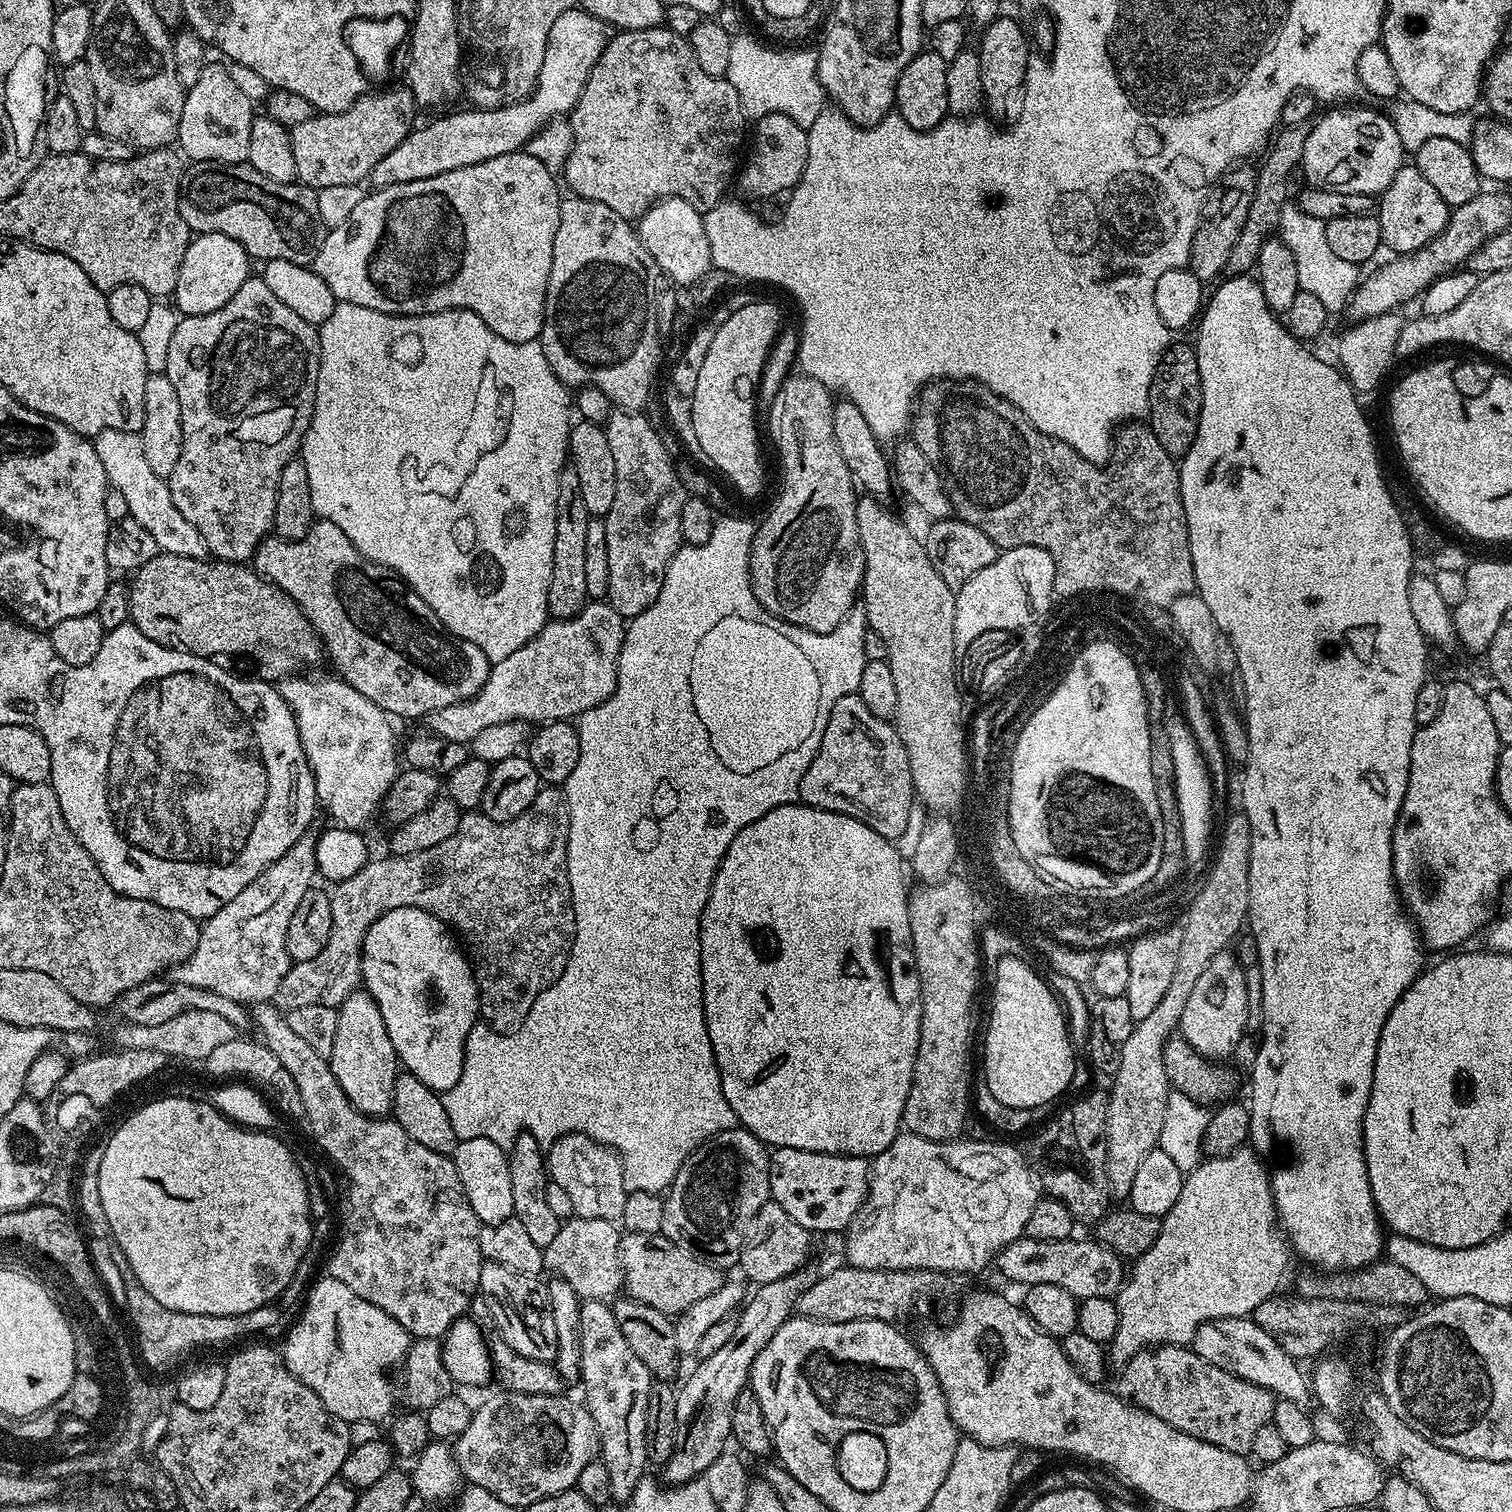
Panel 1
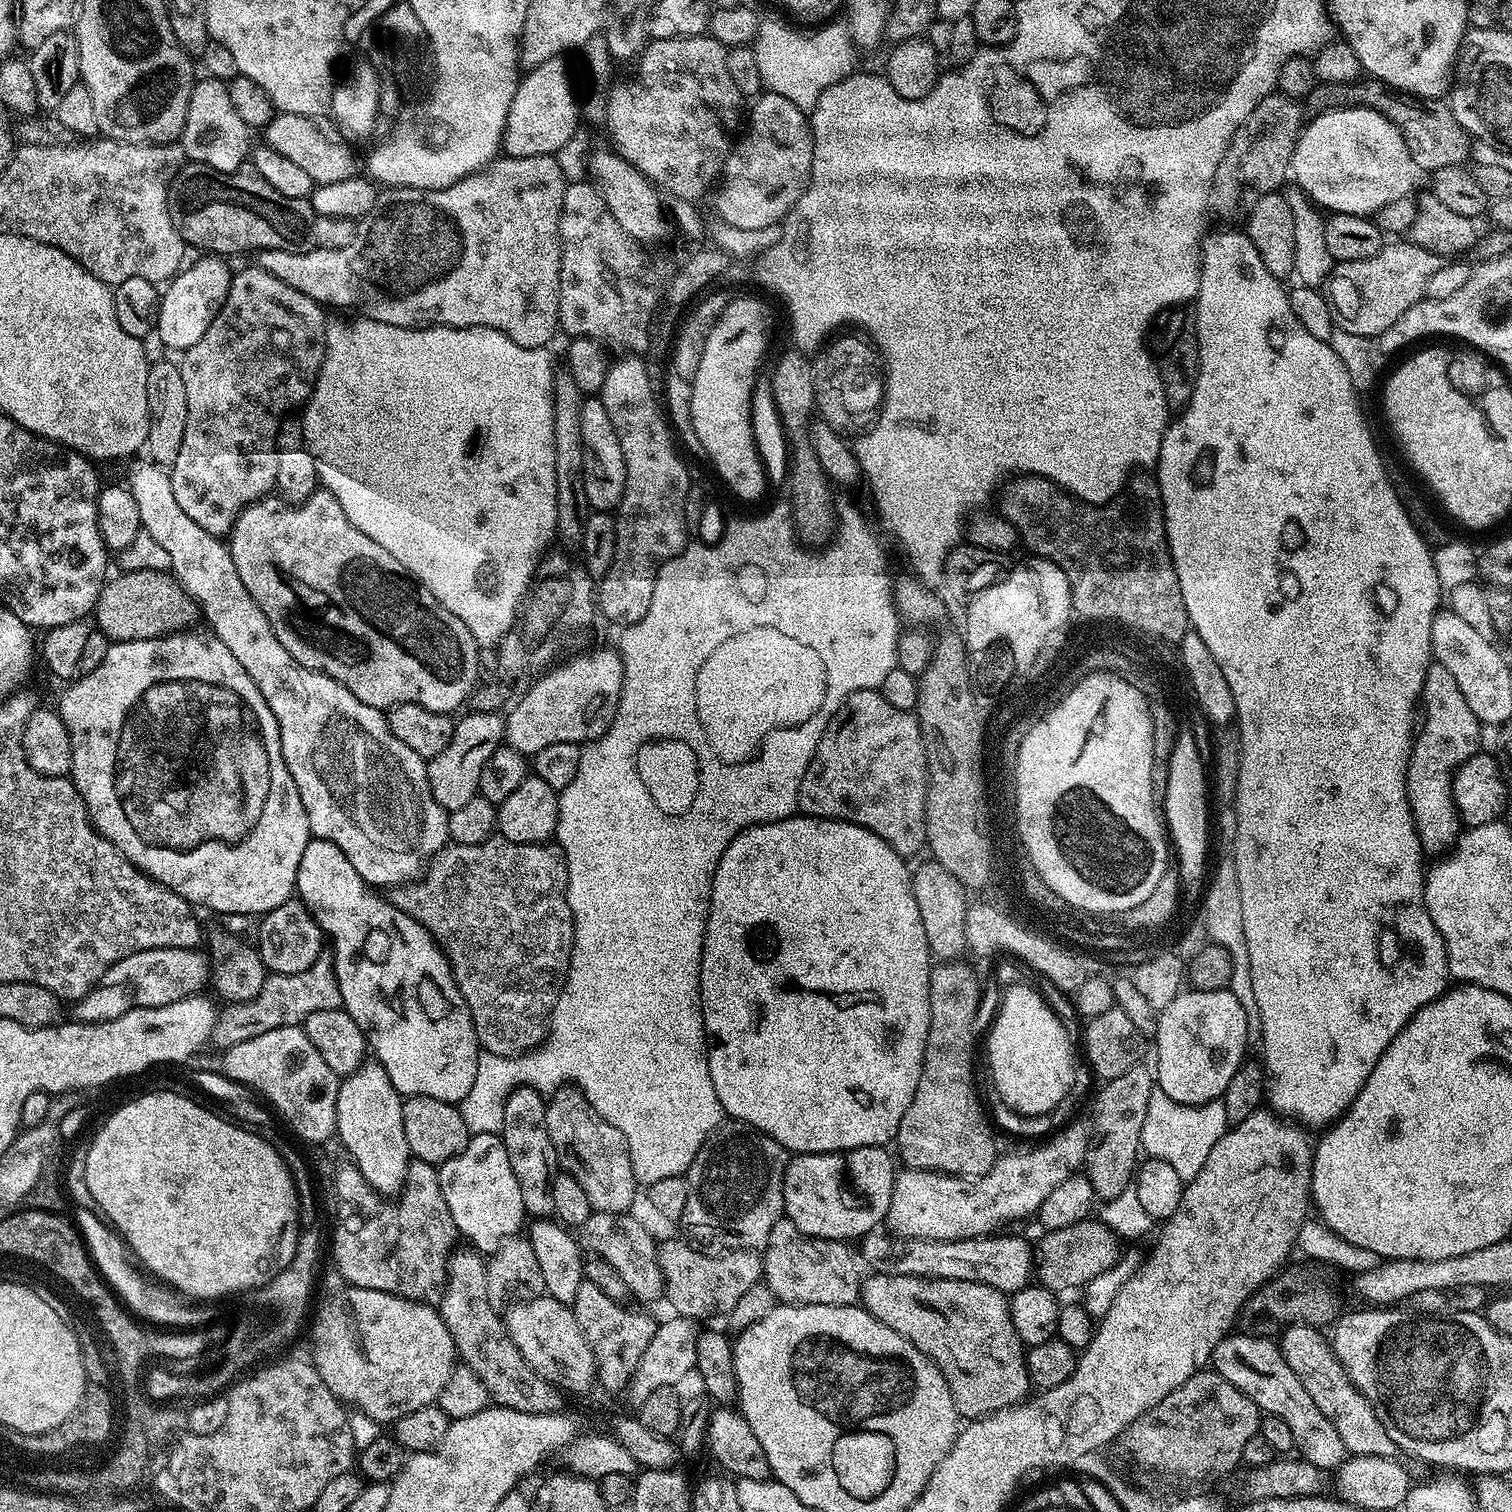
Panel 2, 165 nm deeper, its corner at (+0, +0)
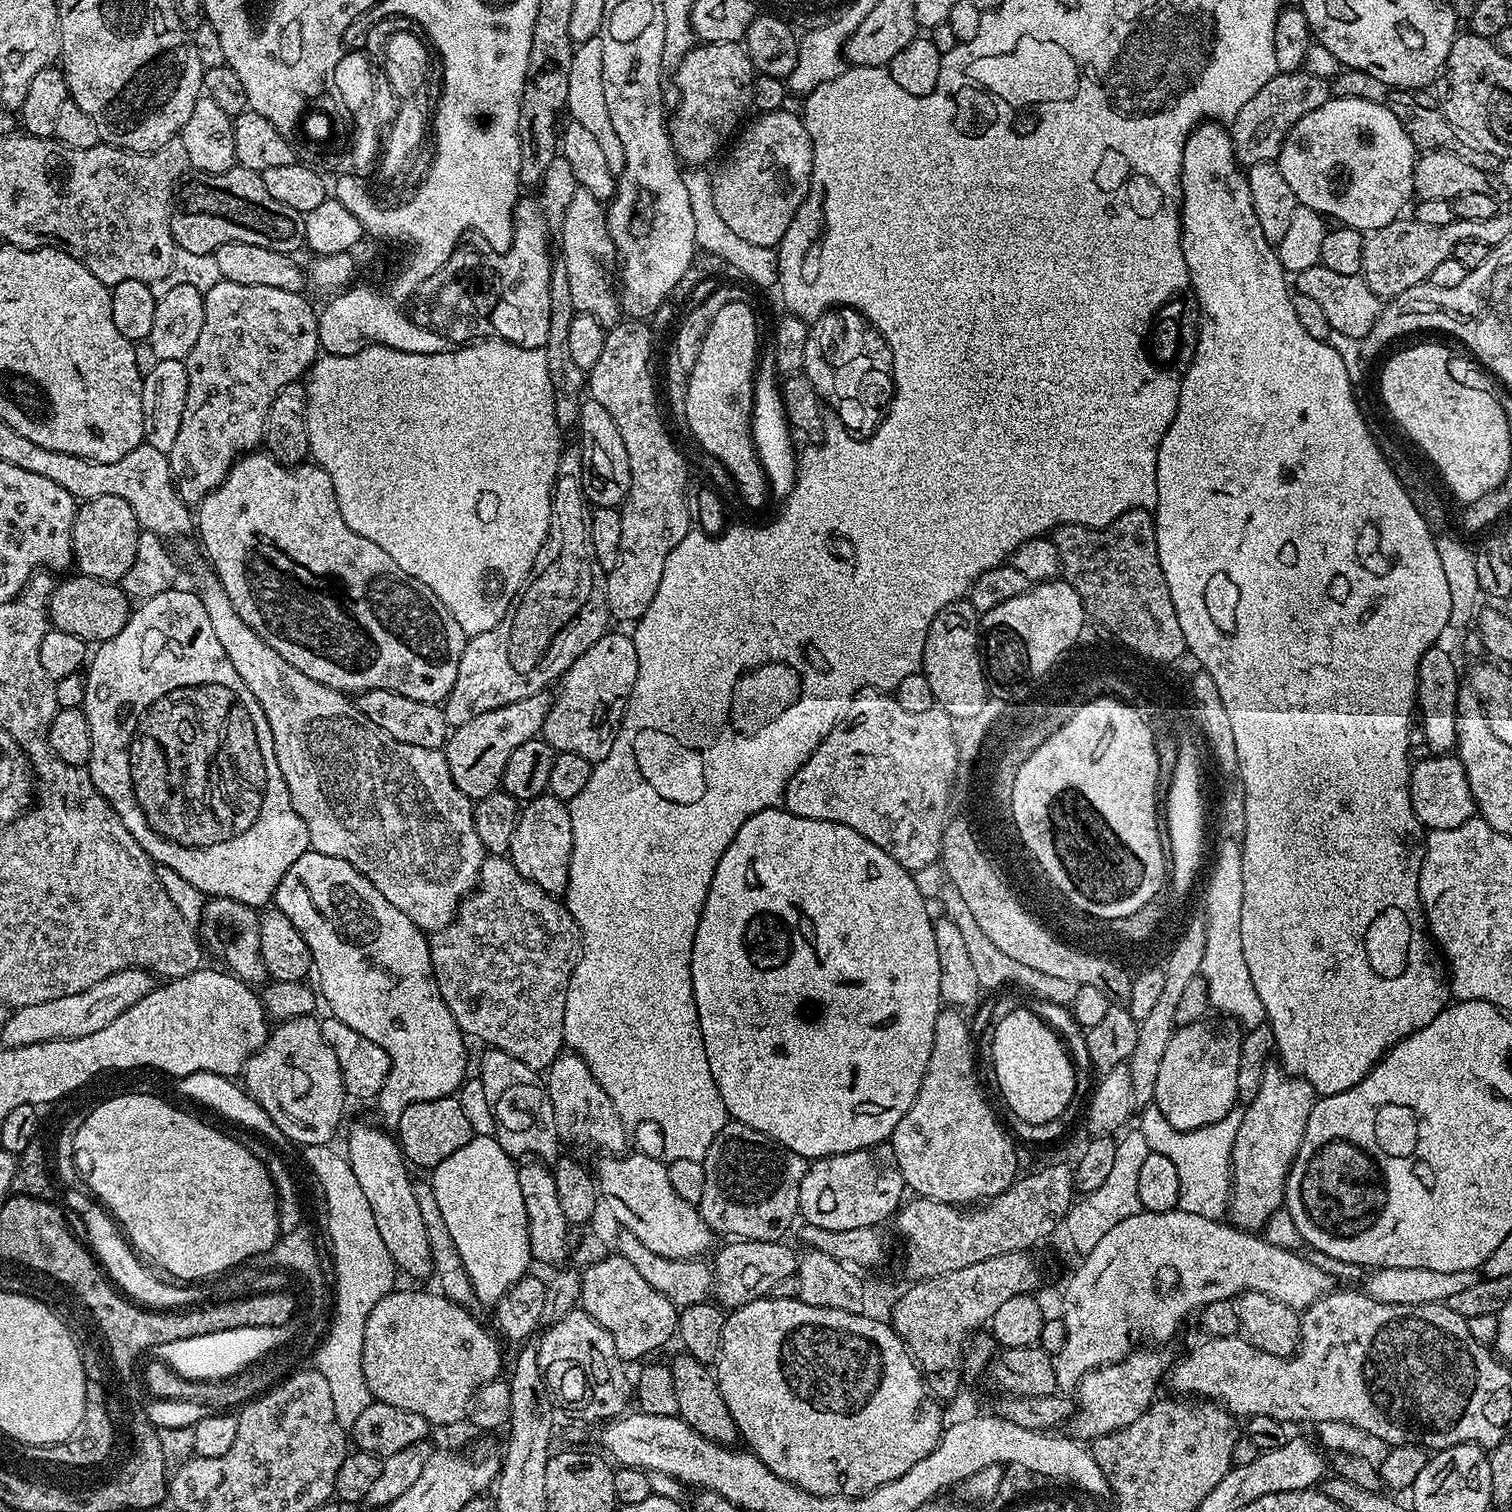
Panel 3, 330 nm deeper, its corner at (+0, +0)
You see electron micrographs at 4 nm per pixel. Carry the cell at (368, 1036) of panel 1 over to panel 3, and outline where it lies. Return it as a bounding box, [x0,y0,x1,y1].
[346,1124,433,1280]

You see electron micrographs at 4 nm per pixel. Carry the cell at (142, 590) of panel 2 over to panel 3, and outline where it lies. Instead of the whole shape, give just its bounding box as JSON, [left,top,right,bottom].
[48,574,130,646]

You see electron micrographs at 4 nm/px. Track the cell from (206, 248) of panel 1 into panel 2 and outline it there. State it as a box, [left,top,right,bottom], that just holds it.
[155,254,234,354]

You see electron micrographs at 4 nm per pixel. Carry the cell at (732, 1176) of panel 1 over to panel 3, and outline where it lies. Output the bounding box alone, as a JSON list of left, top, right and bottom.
[698,1122,809,1242]

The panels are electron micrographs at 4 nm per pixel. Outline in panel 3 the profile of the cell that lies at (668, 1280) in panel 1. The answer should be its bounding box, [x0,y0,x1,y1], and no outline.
[714,1239,798,1310]

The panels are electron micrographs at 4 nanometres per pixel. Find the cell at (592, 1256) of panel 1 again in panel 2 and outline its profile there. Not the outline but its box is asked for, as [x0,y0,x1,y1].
[578,1211,664,1304]

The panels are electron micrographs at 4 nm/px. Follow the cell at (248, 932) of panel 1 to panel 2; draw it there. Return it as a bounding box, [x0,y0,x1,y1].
[75,948,210,1024]

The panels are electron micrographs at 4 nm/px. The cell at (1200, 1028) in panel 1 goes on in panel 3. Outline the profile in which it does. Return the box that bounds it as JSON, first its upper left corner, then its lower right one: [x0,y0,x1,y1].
[1154,1023,1241,1132]

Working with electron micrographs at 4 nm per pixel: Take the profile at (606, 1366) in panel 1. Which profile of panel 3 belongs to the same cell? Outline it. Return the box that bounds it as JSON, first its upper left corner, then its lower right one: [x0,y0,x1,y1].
[579,1254,677,1362]

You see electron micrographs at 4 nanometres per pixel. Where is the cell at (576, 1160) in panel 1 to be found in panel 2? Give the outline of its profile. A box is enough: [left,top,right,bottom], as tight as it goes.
[546,1086,638,1213]

